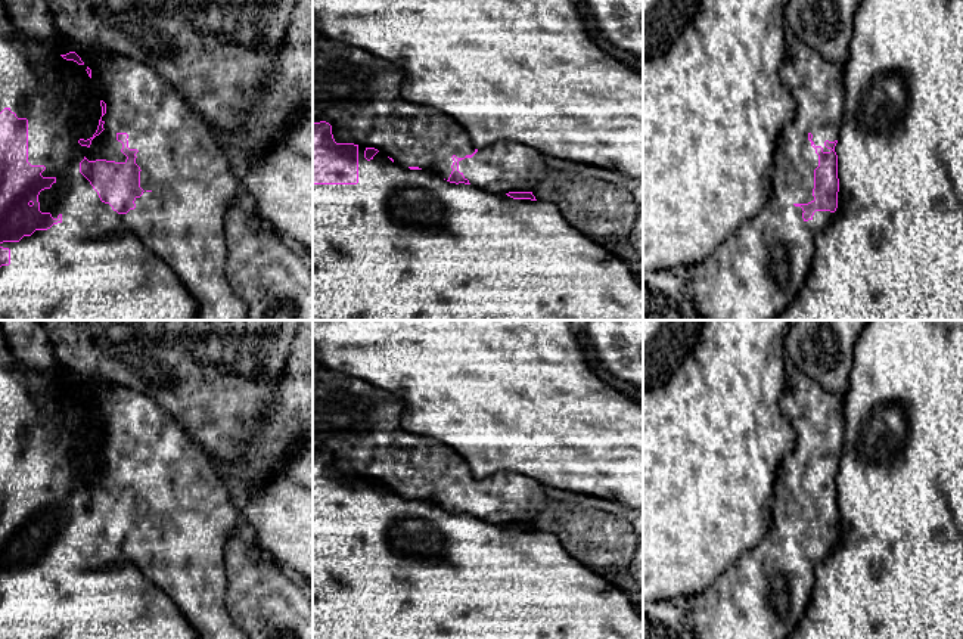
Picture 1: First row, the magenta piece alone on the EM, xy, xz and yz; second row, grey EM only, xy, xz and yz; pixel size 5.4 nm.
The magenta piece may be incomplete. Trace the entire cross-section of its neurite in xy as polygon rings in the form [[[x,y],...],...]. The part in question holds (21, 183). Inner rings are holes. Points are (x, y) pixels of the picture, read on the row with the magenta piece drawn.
[[[0,0],[0,320],[196,320],[198,303],[189,294],[175,273],[159,261],[119,217],[136,208],[134,201],[143,195],[140,187],[140,167],[136,164],[137,149],[128,148],[128,134],[117,133],[122,143],[124,162],[96,159],[88,161],[87,152],[91,140],[105,128],[102,117],[106,103],[94,86],[91,69],[75,68],[71,62],[84,65],[75,52],[59,55],[41,43],[25,37],[10,19],[3,0]]]

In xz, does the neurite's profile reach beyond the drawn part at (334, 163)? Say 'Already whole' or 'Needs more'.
Needs more

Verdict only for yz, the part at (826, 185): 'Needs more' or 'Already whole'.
Needs more

